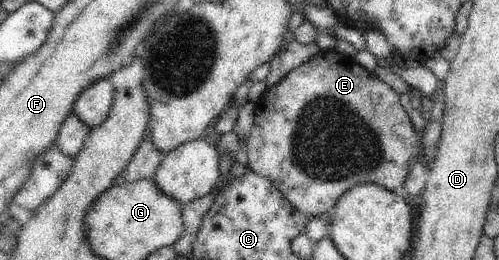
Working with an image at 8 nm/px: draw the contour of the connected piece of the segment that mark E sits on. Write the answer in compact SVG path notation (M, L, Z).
M324 50L312 56L312 59L306 60L299 66L296 66L288 75L285 75L280 83L267 87L259 100L255 103L253 126L250 135L247 137L248 163L247 166L253 173L261 175L263 178L269 178L276 186L276 189L289 201L294 209L300 210L304 215L314 217L327 217L332 211L336 202L343 193L360 184L376 184L390 191L395 187L400 187L412 166L418 161L418 153L422 151L422 132L417 132L410 121L408 113L404 110L400 102L400 94L390 85L380 80L378 76L370 73L365 67L362 67L355 58L341 55L336 51Z

